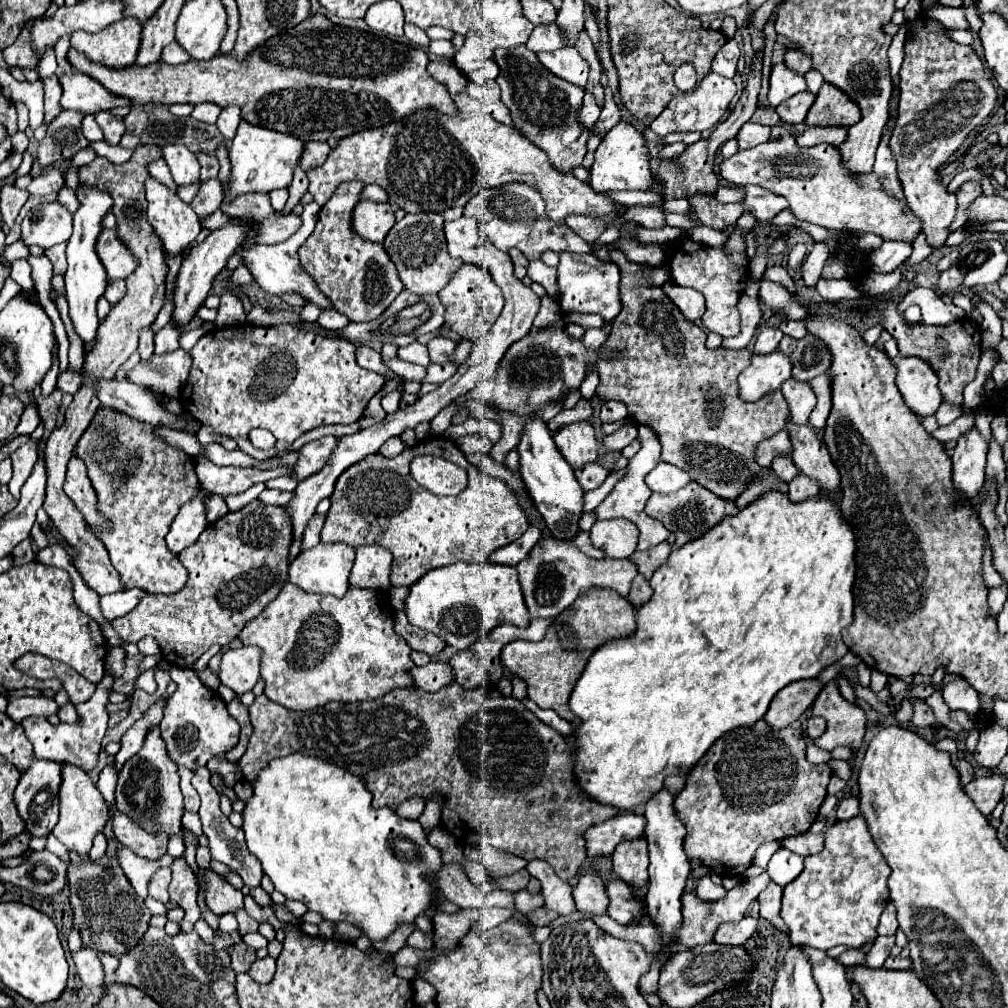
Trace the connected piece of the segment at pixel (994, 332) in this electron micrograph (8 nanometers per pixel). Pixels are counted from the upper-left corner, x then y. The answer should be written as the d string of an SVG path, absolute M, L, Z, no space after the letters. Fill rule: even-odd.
M978 295L973 296L975 308L981 312L983 322L981 322L981 346L983 350L991 350L995 352L997 344L1002 337L1002 320L999 320L993 308L983 301Z

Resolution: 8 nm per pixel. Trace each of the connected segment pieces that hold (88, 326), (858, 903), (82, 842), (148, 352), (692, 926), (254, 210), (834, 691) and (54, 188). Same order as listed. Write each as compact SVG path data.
M79 186L77 198L81 202L79 210L73 214L73 234L67 240L67 272L65 272L65 290L67 290L67 302L69 302L69 316L73 322L73 328L77 336L89 344L95 338L95 332L99 328L97 318L97 300L103 296L107 288L107 274L97 258L95 252L95 240L101 232L101 220L107 214L107 210L113 206L113 200L107 192L101 192L97 188L85 188Z
M861 816L839 820L825 830L825 848L819 854L811 854L805 858L803 872L783 888L781 900L781 918L789 926L791 944L807 944L811 948L829 950L833 946L845 944L849 948L859 948L867 940L875 940L879 916L887 906L889 890L887 890L887 876L891 868L883 860L881 852L877 850L867 824Z
M65 764L63 782L59 790L59 822L53 828L53 836L57 836L59 842L63 842L69 850L77 852L79 856L87 856L93 844L93 838L105 830L109 816L109 806L105 804L105 798L97 790L97 786L91 782L91 778L77 766Z
M143 328L141 330L138 350L139 354L141 354L141 360L149 360L149 356L153 356L153 334L151 334L151 328Z
M763 872L755 878L747 878L747 880L741 880L733 890L727 892L725 898L717 900L717 902L703 902L695 896L695 892L687 892L681 902L683 902L683 926L677 934L677 942L683 944L685 948L693 948L693 946L699 946L699 944L709 944L713 942L713 932L717 932L717 928L721 924L727 924L727 922L739 922L743 916L745 916L745 910L749 908L749 904L761 894L761 890L765 890L765 886L771 882L769 874Z
M243 194L237 200L233 200L233 204L221 206L221 210L229 216L251 218L253 222L261 222L261 220L265 220L265 216L279 214L273 210L267 194Z
M835 680L827 682L821 692L817 694L813 706L813 716L823 716L827 720L825 736L815 740L815 746L823 750L833 750L837 746L847 746L857 750L861 746L865 734L865 712L857 706L847 702Z
M55 168L47 176L40 176L32 179L27 188L30 194L46 196L51 193L58 193L65 186L63 170Z

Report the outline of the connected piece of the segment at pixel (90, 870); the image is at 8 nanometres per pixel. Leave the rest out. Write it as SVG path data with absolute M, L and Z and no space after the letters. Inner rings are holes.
M103 856L97 862L81 860L77 866L69 864L67 878L71 888L69 898L75 914L75 928L81 932L87 948L111 956L123 956L129 948L135 948L141 942L143 932L149 928L151 912L135 894L117 858Z

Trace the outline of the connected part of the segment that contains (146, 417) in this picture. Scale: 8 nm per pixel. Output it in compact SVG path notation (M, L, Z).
M113 380L99 382L97 394L99 394L99 400L103 406L115 408L141 422L163 424L163 426L171 426L177 430L185 428L181 414L177 416L177 414L165 412L149 390L145 390L133 382L121 382L121 384L113 382Z

